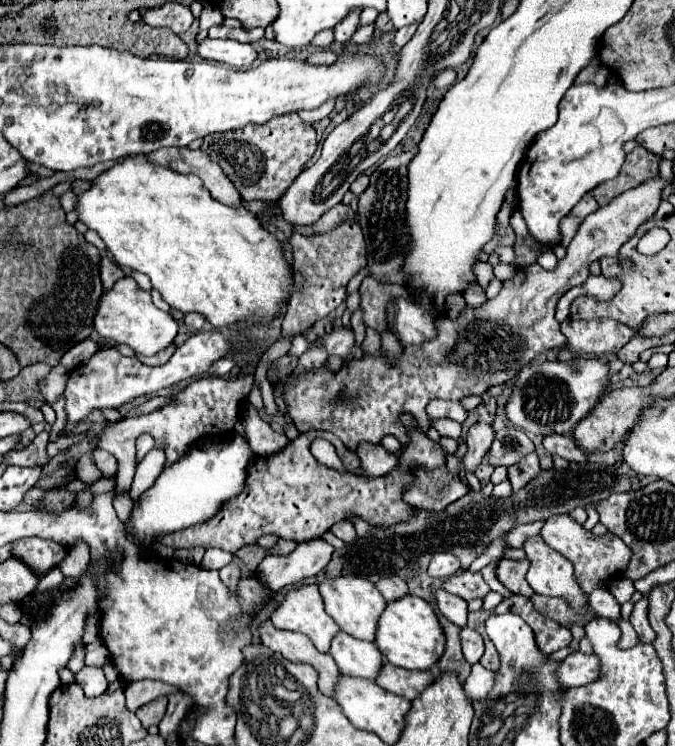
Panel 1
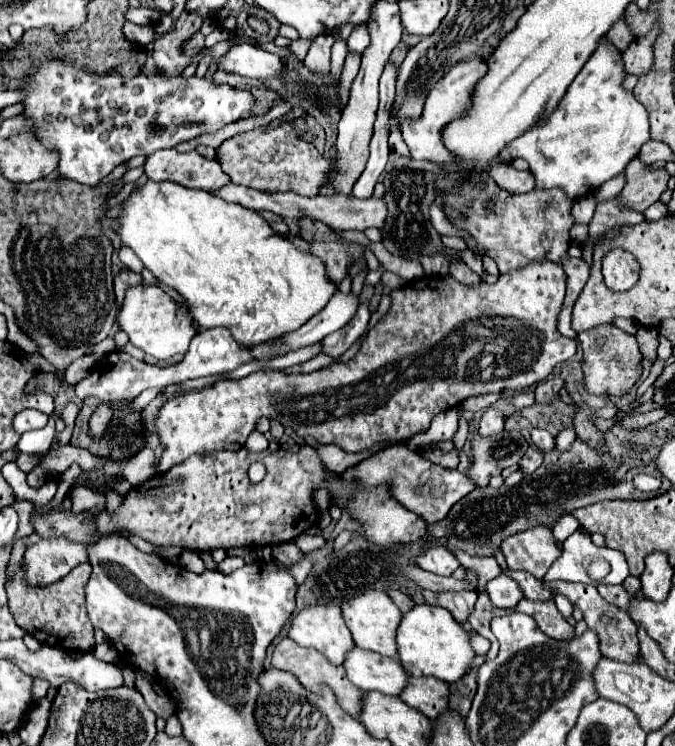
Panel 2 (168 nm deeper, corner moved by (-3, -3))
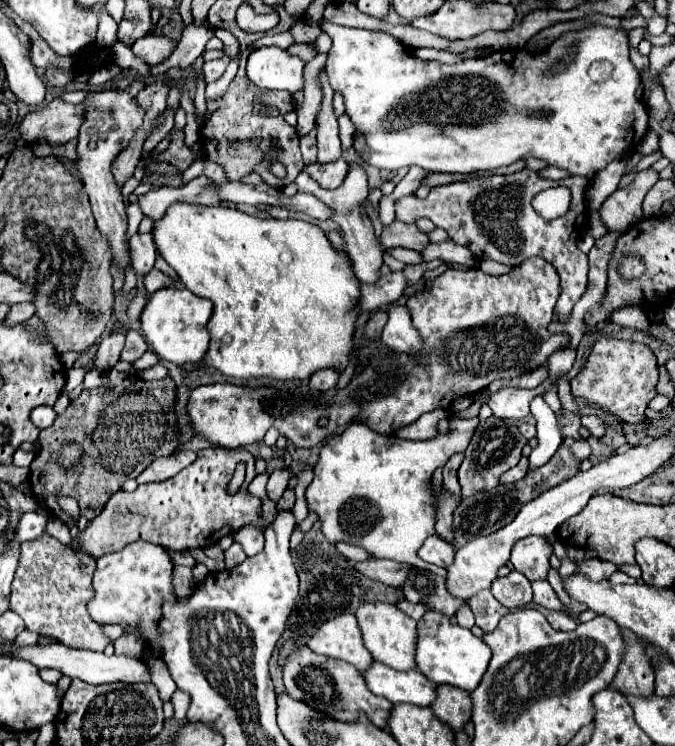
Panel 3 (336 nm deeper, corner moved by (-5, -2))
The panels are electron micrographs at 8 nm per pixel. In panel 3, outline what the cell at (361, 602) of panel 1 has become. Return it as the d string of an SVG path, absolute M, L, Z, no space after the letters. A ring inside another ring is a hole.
M366 602L356 610L356 620L362 632L364 646L374 660L392 666L394 670L414 668L414 646L416 646L416 620L406 616L396 604L390 602Z

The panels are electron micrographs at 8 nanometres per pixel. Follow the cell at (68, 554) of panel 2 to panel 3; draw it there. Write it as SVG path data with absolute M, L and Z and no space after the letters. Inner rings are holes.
M214 446L200 450L190 466L168 480L140 484L134 492L120 490L112 494L102 510L102 516L90 520L88 526L72 540L70 548L78 548L80 552L98 560L100 556L104 556L104 544L122 548L136 540L148 540L168 550L212 546L220 538L230 536L244 526L262 524L262 500L246 490L254 478L254 456L246 448L226 450ZM238 460L246 462L246 480L240 492L228 494L228 484L232 480ZM104 528L112 528L112 540L104 540Z

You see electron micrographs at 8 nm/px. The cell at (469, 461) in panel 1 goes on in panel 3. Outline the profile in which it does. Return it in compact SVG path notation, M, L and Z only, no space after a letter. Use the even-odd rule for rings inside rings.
M504 388L490 396L488 406L492 408L492 414L500 420L520 420L530 414L528 406L536 394L538 394L538 390Z

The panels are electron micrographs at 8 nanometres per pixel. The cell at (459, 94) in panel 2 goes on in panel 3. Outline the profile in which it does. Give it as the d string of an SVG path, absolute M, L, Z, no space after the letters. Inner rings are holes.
M320 22L320 28L332 38L332 50L328 52L328 62L326 62L326 72L330 78L330 84L334 90L344 94L344 102L346 102L346 112L352 118L354 126L356 126L356 152L358 156L366 162L372 164L376 168L386 168L386 170L398 170L404 166L420 166L426 172L460 172L460 174L470 174L470 172L478 172L478 170L494 170L502 166L508 166L518 160L528 157L540 158L544 160L548 166L556 166L566 170L570 176L594 176L600 170L604 170L612 160L626 156L634 150L636 146L636 136L638 142L646 136L648 132L648 110L646 104L642 104L636 98L636 90L640 86L640 72L634 68L634 64L628 58L628 38L622 30L614 30L614 28L604 28L604 26L592 26L580 32L564 32L558 40L552 42L552 46L548 48L548 52L544 54L530 54L526 50L502 50L502 52L494 52L488 58L478 58L478 60L464 60L460 64L438 64L438 62L422 62L420 58L416 58L414 54L406 54L406 48L402 44L398 44L396 38L384 34L384 32L370 32L370 30L358 30L358 28L346 28L346 26L338 26L338 24L330 24L330 22ZM566 44L580 44L578 54L574 58L574 62L556 74L548 74L548 66L560 58L562 50ZM594 62L610 62L612 64L612 72L608 78L596 82L590 76L590 66Z

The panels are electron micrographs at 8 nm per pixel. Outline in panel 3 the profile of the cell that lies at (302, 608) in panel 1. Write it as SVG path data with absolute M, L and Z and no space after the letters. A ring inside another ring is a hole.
M342 612L336 618L320 624L306 646L316 654L344 660L356 666L360 672L364 672L372 662L370 652L362 644L358 622L352 612Z

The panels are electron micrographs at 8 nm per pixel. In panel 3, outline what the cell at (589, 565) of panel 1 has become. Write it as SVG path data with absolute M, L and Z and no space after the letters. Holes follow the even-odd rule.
M528 536L516 542L510 562L514 570L522 572L530 580L544 580L550 570L550 556L554 554L552 544L546 538Z

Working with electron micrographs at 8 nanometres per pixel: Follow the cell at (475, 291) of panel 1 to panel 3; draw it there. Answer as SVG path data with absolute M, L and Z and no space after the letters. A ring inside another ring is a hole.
M394 220L382 232L382 246L386 250L390 250L394 246L402 246L402 248L414 248L420 252L420 250L424 250L426 244L428 244L428 236L424 232L420 232L416 228L416 224L402 224L402 222Z

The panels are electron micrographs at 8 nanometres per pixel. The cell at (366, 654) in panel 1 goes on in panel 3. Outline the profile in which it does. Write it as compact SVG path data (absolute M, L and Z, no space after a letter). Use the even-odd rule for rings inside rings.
M372 662L364 672L364 680L370 692L384 696L392 704L408 702L416 706L430 706L436 698L434 684L416 668L392 670L382 662Z

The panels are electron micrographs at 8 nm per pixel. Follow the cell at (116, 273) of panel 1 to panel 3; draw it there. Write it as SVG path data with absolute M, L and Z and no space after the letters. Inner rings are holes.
M150 270L146 276L144 276L144 288L152 294L152 292L156 292L156 290L160 290L160 288L164 288L164 286L170 286L172 284L172 280L166 276L166 274L162 274L162 272L158 272L158 270Z

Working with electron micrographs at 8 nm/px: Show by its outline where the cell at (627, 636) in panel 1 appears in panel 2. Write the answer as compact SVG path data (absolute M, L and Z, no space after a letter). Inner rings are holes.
M546 583L546 585L552 589L552 593L566 595L570 599L570 603L574 603L584 613L588 627L598 631L600 651L604 657L614 659L614 661L622 661L622 663L636 663L638 661L638 655L640 655L640 645L638 645L638 637L636 637L638 627L634 627L634 623L630 623L630 617L622 609L604 601L600 597L600 593L596 591L596 587L578 585L578 583Z

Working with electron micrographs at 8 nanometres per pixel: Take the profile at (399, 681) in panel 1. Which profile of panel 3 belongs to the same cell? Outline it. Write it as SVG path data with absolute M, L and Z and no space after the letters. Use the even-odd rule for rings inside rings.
M438 684L436 702L432 702L430 710L452 730L460 730L470 720L470 714L472 714L470 694L450 684Z

